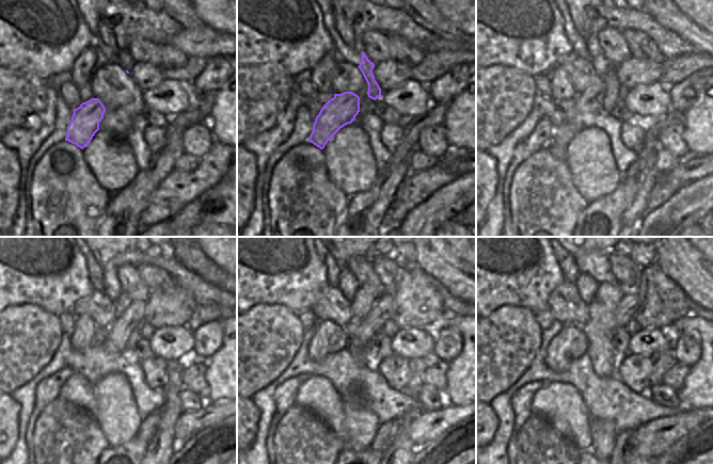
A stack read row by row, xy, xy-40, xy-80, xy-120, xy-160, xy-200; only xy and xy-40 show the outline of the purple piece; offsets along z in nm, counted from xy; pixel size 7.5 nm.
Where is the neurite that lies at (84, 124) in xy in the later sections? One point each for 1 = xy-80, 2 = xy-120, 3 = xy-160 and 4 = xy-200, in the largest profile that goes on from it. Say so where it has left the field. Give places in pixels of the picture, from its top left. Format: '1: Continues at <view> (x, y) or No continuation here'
1: Continues at xy-80 (602, 95)
2: Continues at xy-120 (125, 332)
3: Continues at xy-160 (381, 312)
4: Continues at xy-200 (628, 305).

